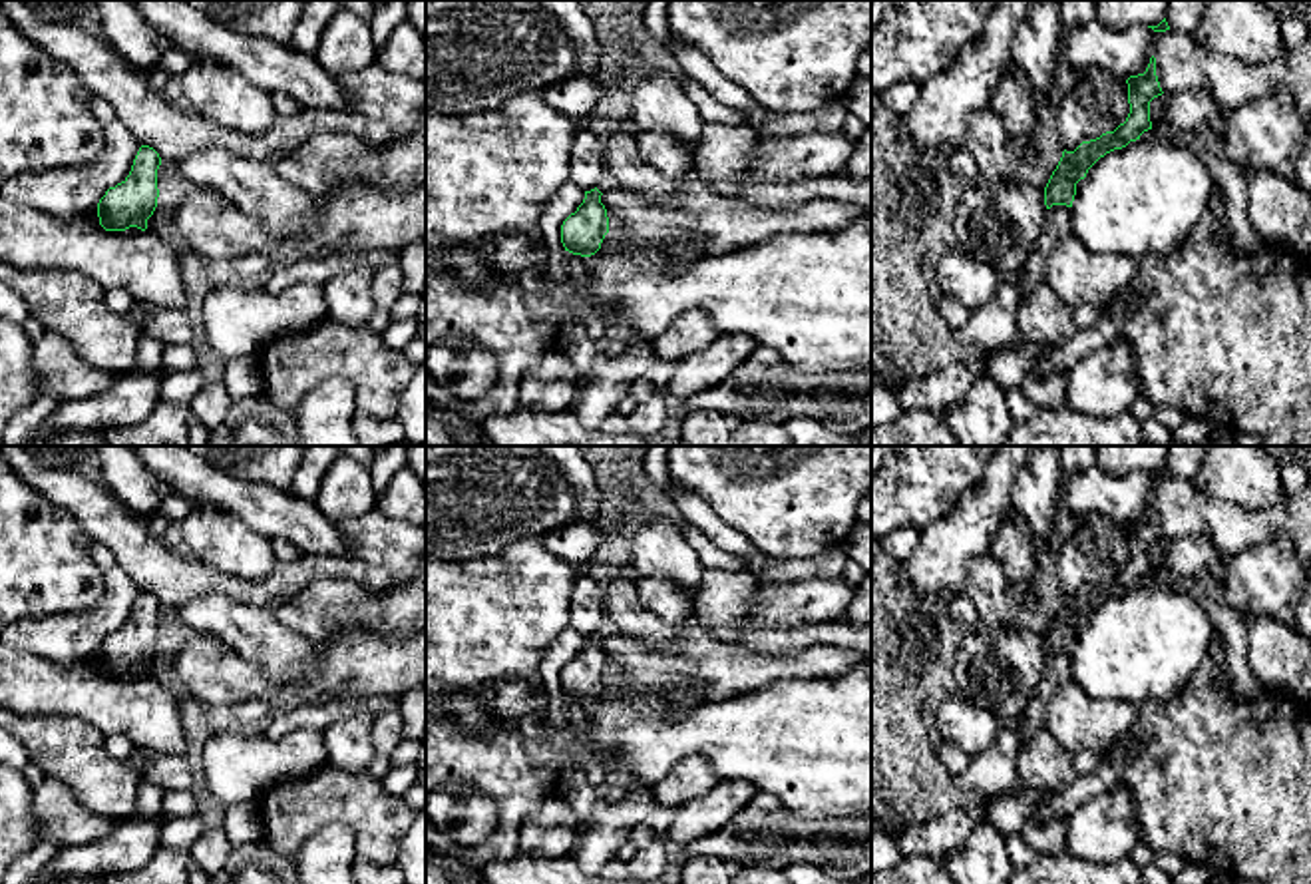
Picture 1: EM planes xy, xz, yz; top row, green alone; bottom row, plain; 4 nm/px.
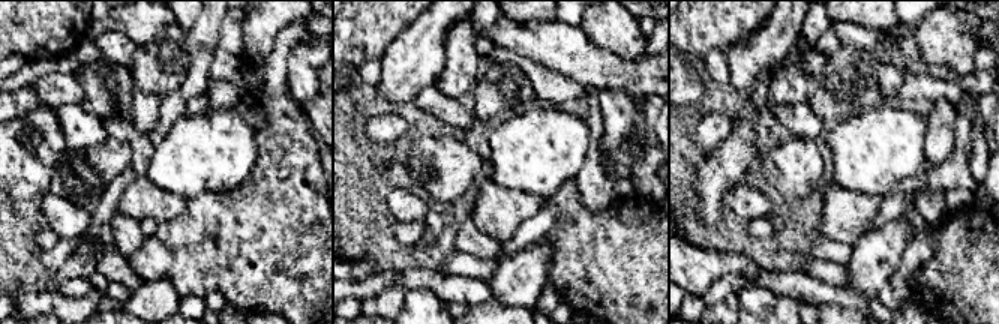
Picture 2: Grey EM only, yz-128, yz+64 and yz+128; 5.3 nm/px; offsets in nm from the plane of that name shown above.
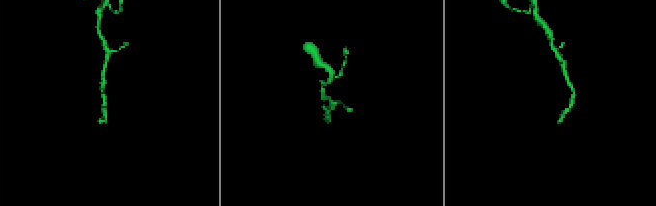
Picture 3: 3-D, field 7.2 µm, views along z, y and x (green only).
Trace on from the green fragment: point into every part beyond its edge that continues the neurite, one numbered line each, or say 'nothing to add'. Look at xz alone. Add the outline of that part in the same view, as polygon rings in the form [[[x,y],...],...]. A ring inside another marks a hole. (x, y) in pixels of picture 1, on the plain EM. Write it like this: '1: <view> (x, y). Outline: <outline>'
nothing to add

